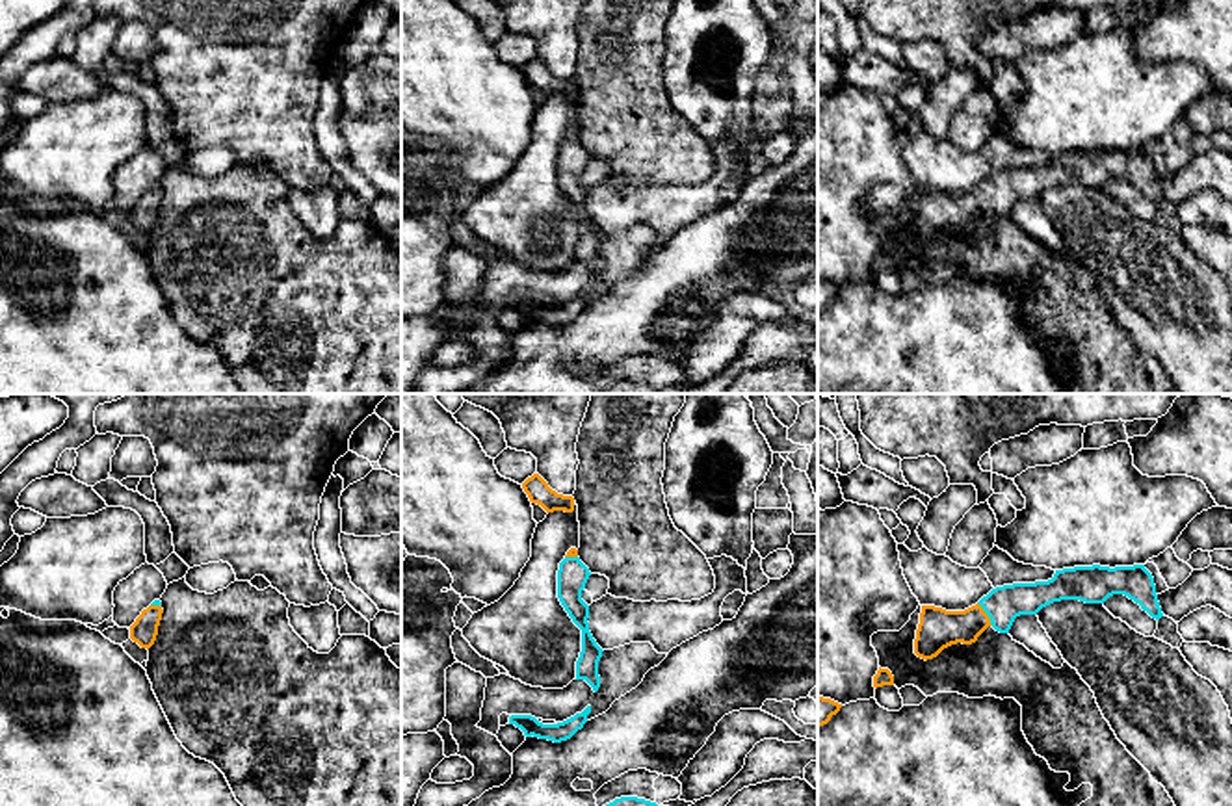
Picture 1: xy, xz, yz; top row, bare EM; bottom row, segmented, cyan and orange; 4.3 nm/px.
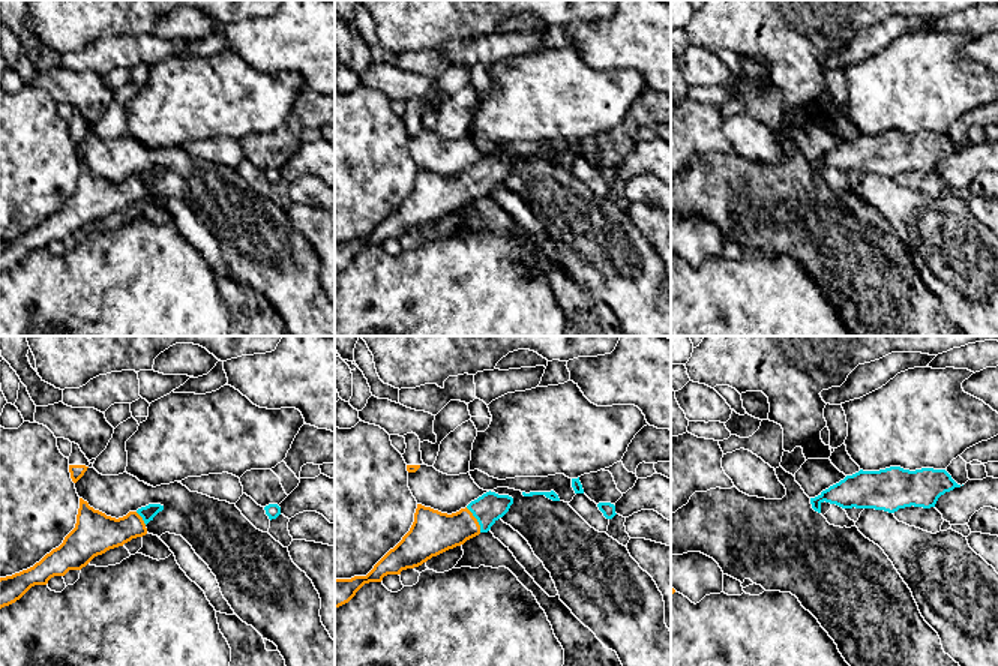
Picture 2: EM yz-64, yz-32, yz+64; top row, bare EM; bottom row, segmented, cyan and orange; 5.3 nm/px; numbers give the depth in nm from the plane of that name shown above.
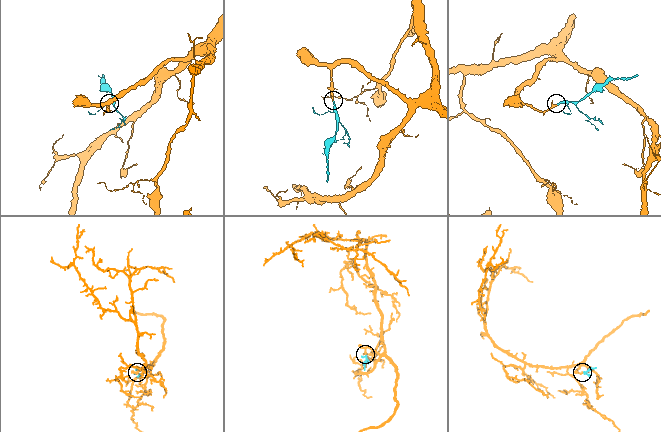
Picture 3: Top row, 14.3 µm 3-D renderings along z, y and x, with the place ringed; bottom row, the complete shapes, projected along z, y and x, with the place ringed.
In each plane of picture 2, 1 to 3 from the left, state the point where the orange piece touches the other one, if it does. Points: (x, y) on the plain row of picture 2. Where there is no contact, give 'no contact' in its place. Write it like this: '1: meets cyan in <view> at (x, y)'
1: meets cyan in yz-64 at (141, 180)
2: meets cyan in yz-32 at (476, 182)
3: no contact

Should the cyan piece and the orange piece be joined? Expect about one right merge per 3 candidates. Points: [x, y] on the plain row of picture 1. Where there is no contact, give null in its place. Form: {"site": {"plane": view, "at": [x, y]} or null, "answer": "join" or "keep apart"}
{"site": {"plane": "yz", "at": [985, 195]}, "answer": "join"}

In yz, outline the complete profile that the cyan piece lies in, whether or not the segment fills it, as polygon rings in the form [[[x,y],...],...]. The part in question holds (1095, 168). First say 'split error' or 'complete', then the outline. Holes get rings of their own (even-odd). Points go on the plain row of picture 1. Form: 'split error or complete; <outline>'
split error; [[[1145,149],[1074,150],[1055,154],[1048,165],[996,171],[964,195],[922,189],[914,238],[927,245],[951,228],[976,227],[989,210],[1000,217],[1009,217],[1016,201],[1037,199],[1054,186],[1104,188],[1113,178],[1128,180],[1156,204],[1163,201],[1154,162]]]

